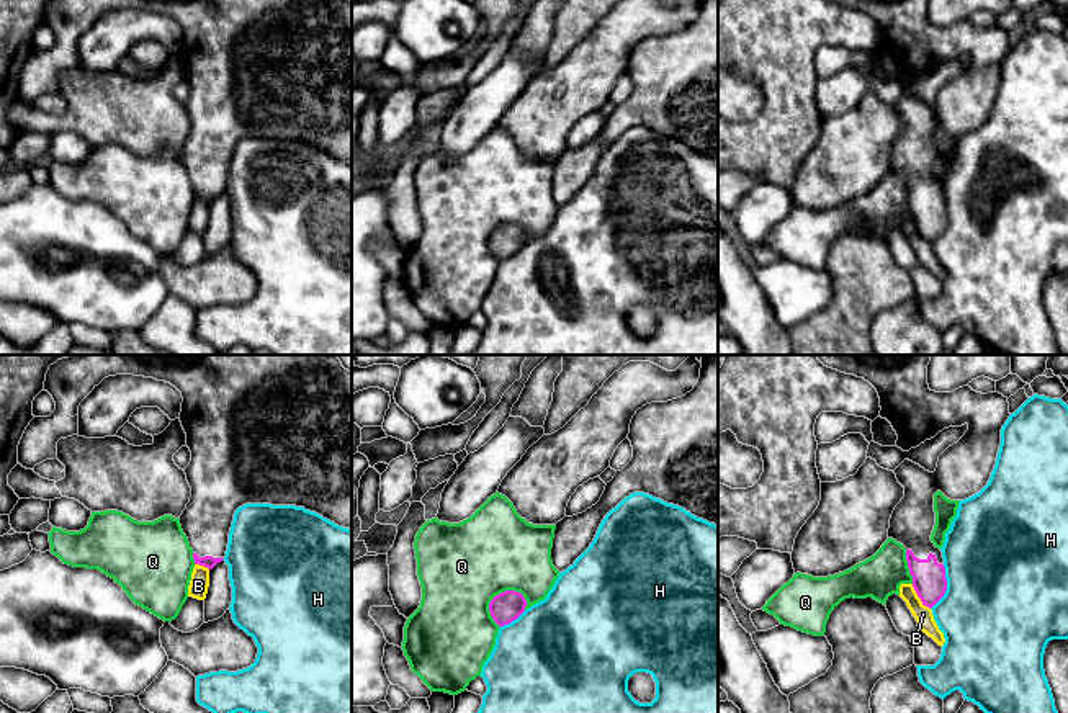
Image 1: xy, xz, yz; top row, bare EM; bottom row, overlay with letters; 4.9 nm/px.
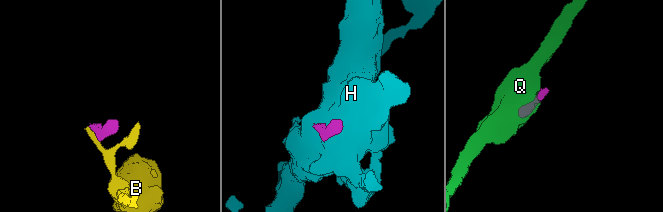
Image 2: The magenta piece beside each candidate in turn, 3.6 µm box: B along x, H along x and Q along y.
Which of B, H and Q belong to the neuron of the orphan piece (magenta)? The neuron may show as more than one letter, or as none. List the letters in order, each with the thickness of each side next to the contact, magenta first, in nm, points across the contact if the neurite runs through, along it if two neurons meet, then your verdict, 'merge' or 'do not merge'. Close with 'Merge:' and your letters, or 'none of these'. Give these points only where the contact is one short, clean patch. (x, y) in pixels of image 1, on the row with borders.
B: 160 nm thick on the magenta side, 90 nm on the other; border along yz (911, 584), (916, 596), (929, 609); do not merge
H: 160 nm thick on the magenta side, 500 nm on the other; do not merge
Q: 150 nm thick on the magenta side, 440 nm on the other; do not merge
Merge: none of these

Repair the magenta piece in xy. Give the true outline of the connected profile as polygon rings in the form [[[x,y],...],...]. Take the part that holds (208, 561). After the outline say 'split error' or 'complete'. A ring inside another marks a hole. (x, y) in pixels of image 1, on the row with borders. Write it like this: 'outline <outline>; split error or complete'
outline [[[72,355],[57,360],[49,366],[44,381],[54,402],[56,410],[49,417],[34,417],[26,427],[18,445],[18,463],[26,469],[34,469],[36,464],[57,458],[57,442],[79,433],[79,406],[80,402],[108,376],[134,374],[154,378],[175,386],[183,397],[180,422],[186,433],[186,446],[191,451],[191,461],[183,469],[191,487],[191,497],[186,509],[180,515],[180,525],[193,549],[195,564],[213,569],[221,563],[227,551],[229,533],[234,513],[245,504],[271,504],[271,505],[296,505],[316,512],[339,527],[352,530],[352,371],[345,370],[337,356],[319,355]]]; split error

